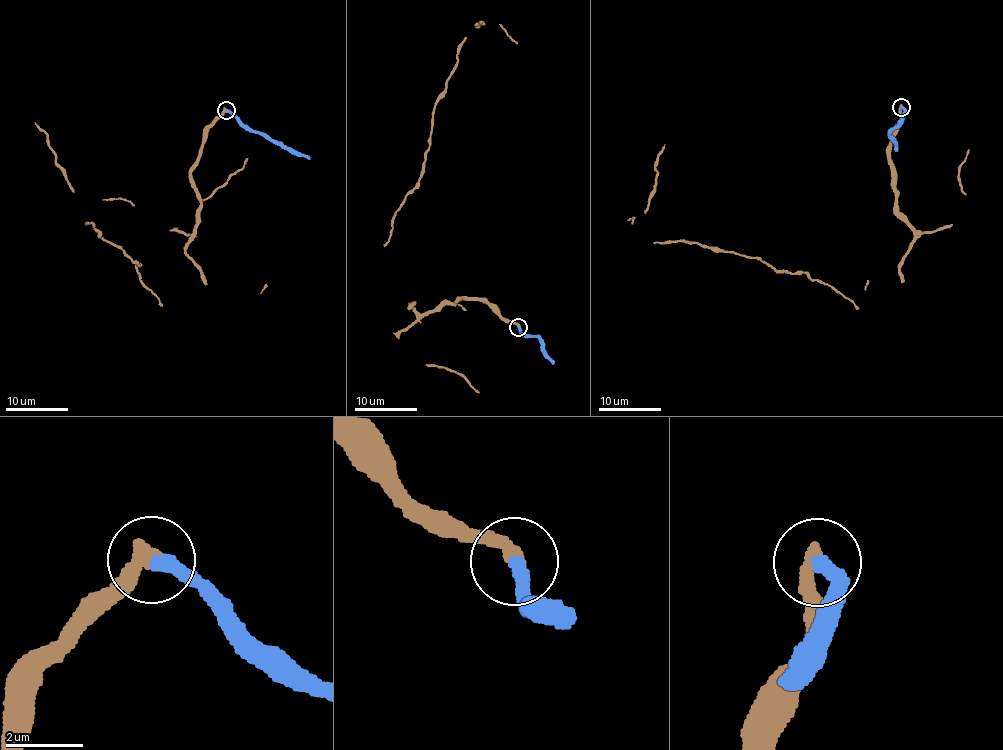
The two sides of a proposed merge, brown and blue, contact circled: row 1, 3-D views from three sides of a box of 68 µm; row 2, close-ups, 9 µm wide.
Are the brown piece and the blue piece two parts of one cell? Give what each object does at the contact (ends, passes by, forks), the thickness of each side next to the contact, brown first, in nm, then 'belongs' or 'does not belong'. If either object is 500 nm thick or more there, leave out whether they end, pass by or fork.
brown ends | blue ends | 440/320 nm | does not belong

